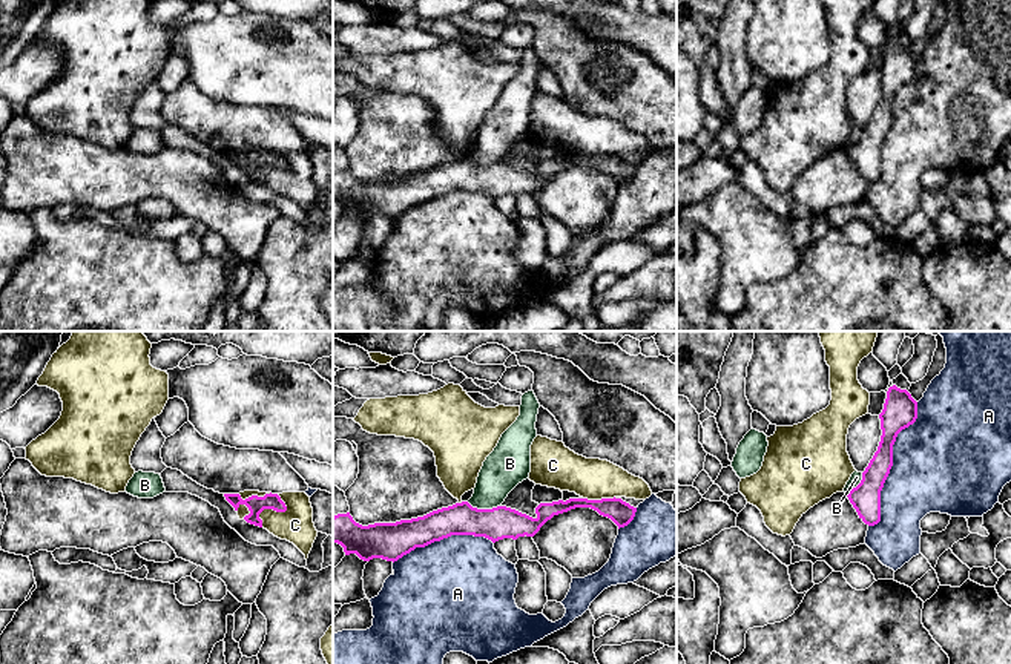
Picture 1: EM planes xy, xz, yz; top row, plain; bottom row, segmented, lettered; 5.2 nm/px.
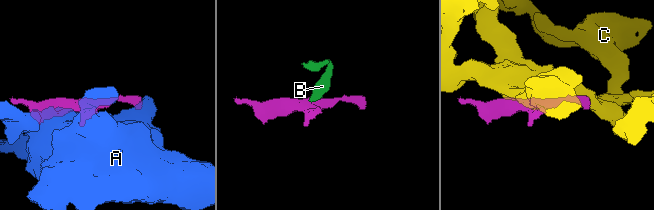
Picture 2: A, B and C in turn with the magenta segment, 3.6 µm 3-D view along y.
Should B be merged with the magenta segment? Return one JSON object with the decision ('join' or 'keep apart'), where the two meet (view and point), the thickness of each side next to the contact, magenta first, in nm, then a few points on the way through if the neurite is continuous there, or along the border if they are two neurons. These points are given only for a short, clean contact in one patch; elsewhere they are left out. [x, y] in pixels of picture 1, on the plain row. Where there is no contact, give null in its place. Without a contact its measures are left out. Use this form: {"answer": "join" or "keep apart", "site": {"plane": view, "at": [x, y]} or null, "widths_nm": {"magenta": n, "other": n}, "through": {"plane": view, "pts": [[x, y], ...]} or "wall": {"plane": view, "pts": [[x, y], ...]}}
{"answer": "keep apart", "site": {"plane": "xz", "at": [484, 166]}, "widths_nm": {"magenta": 170, "other": 220}, "wall": {"plane": "xz", "pts": [[467, 158], [477, 164], [500, 163]]}}

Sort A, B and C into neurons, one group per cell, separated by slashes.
A / B / C

